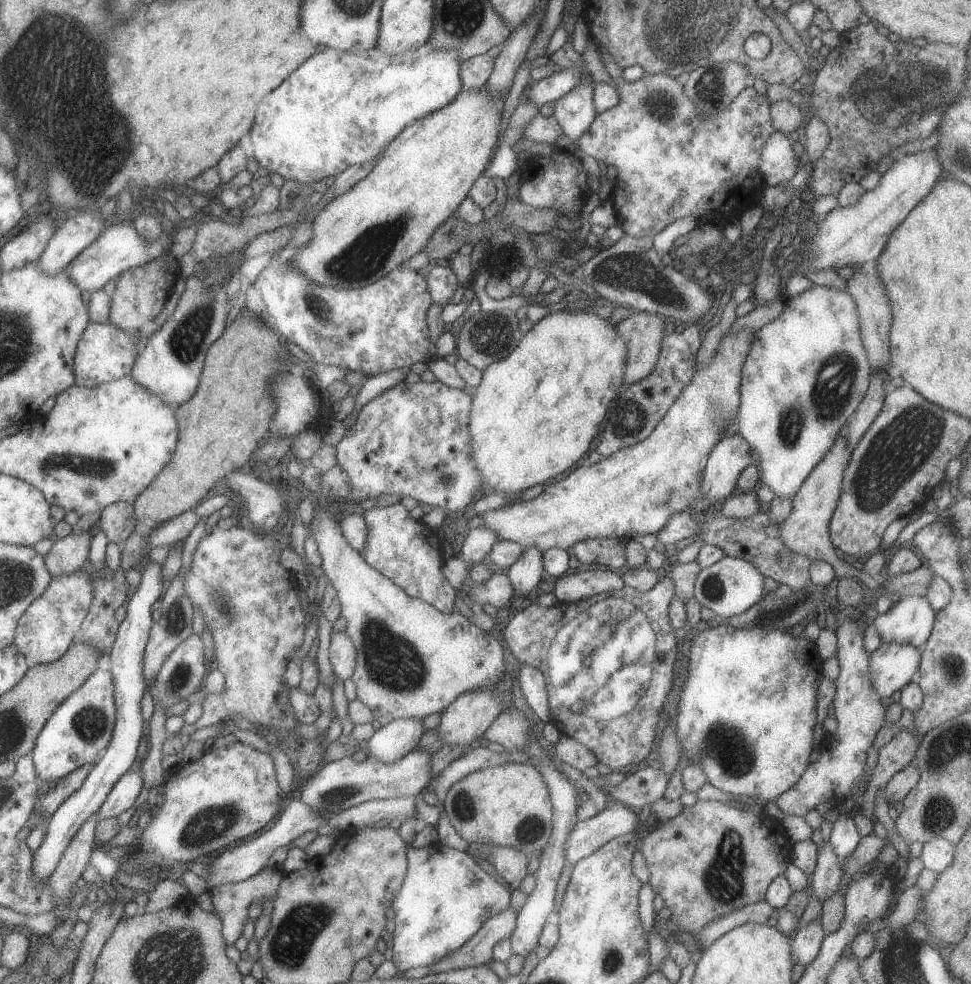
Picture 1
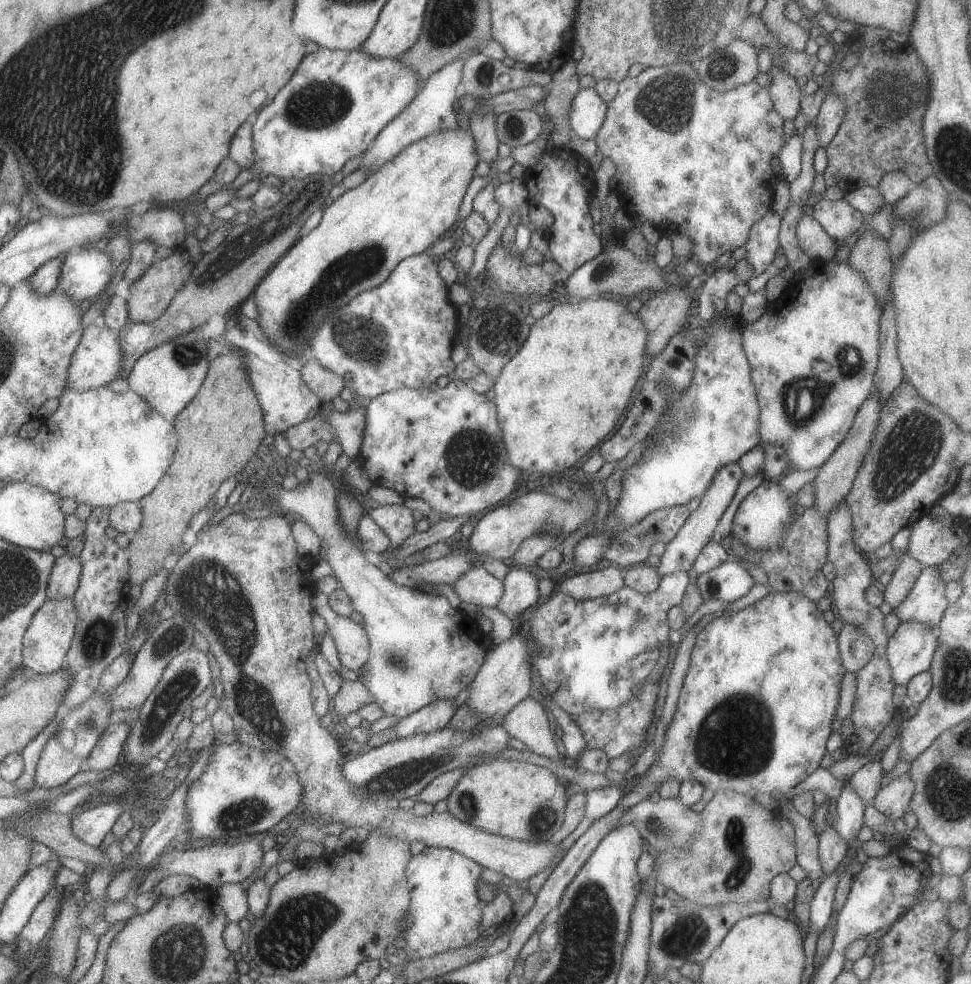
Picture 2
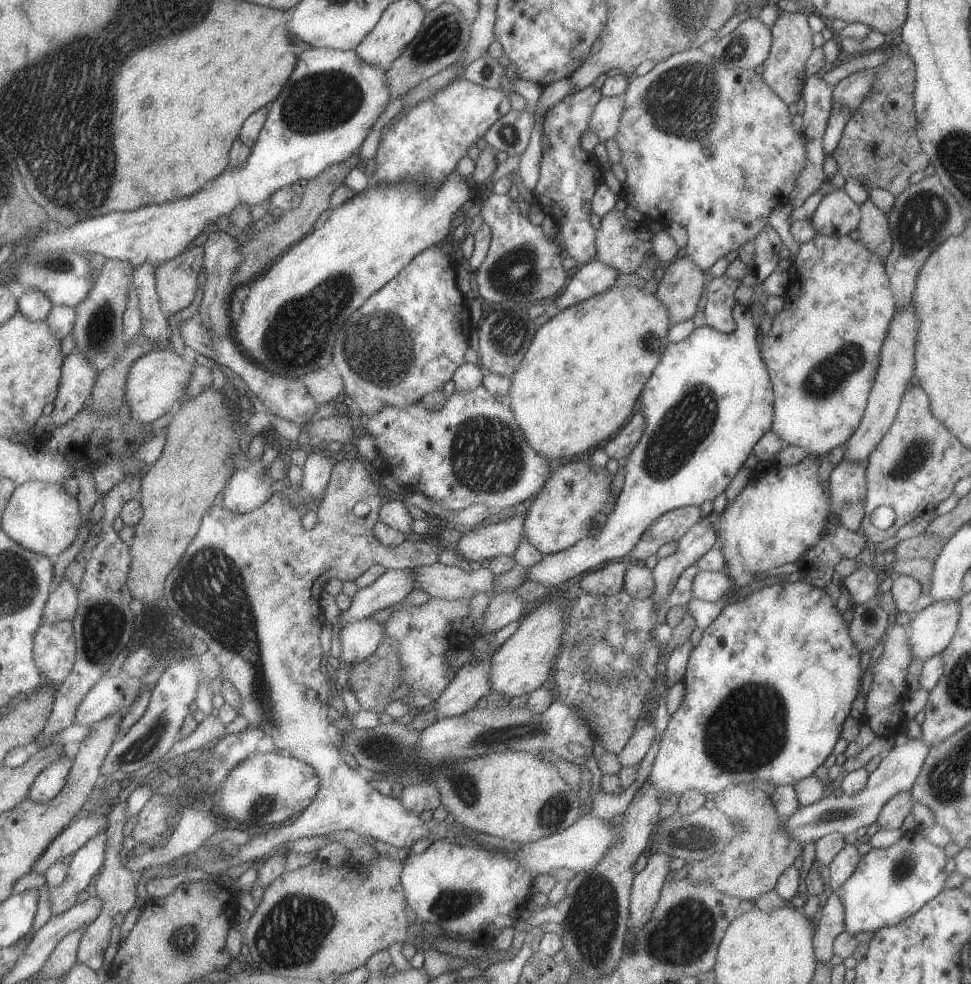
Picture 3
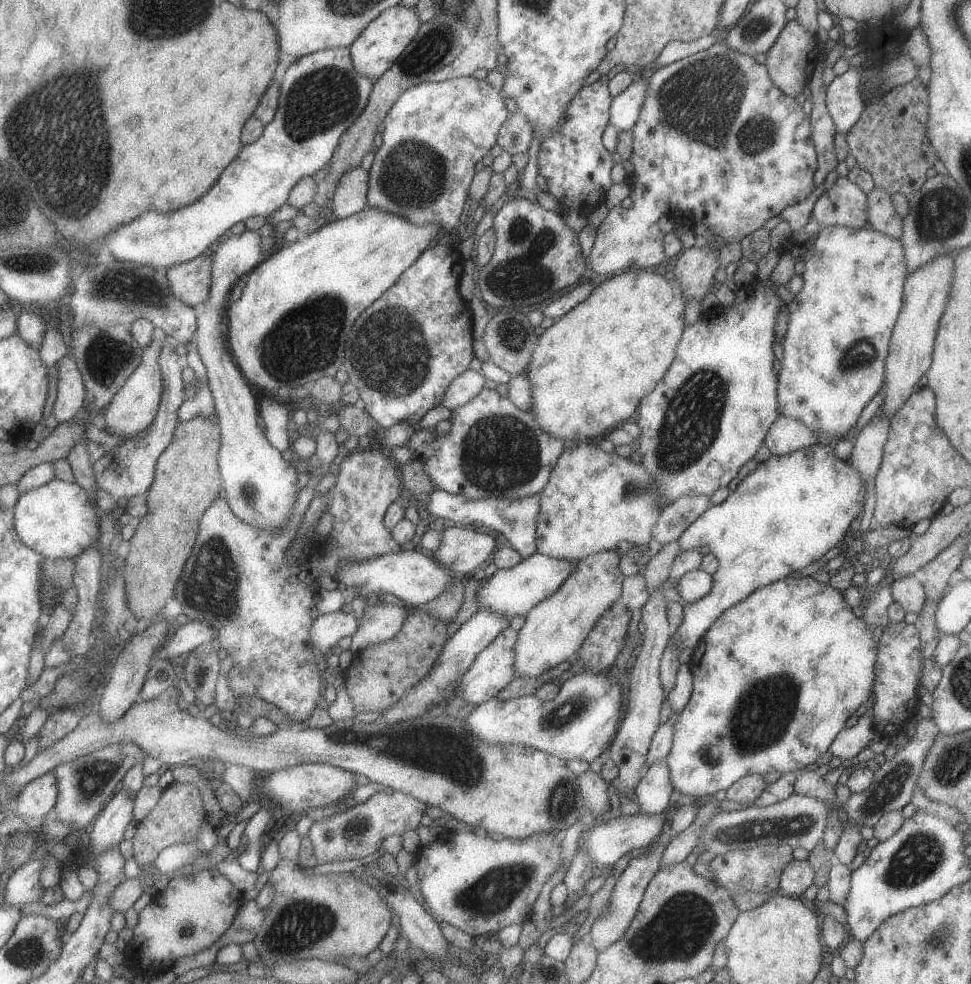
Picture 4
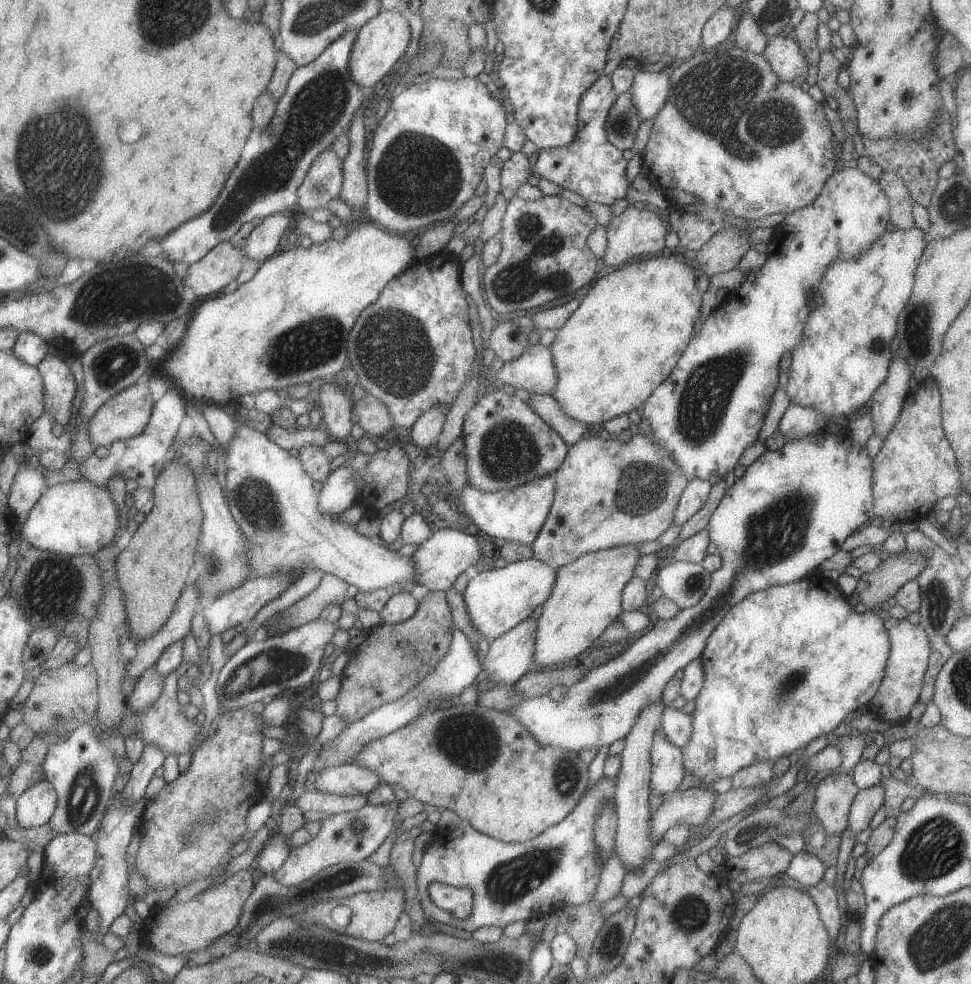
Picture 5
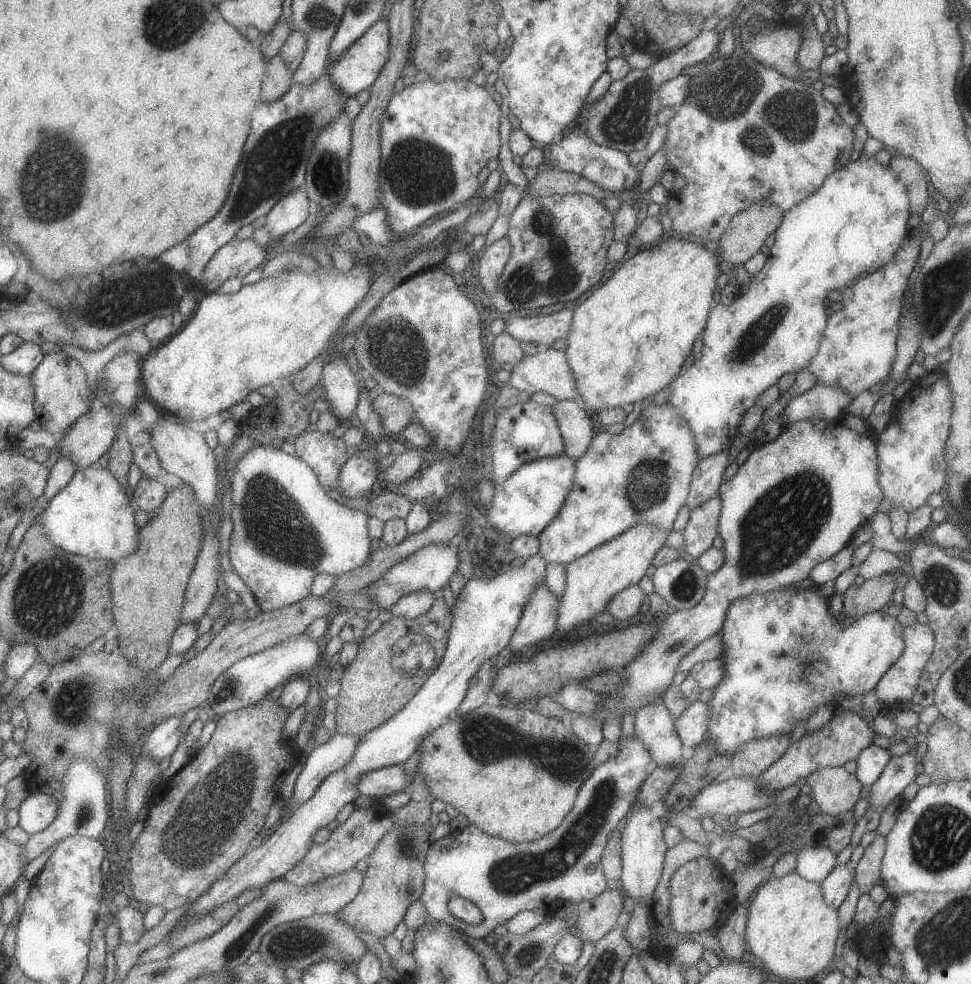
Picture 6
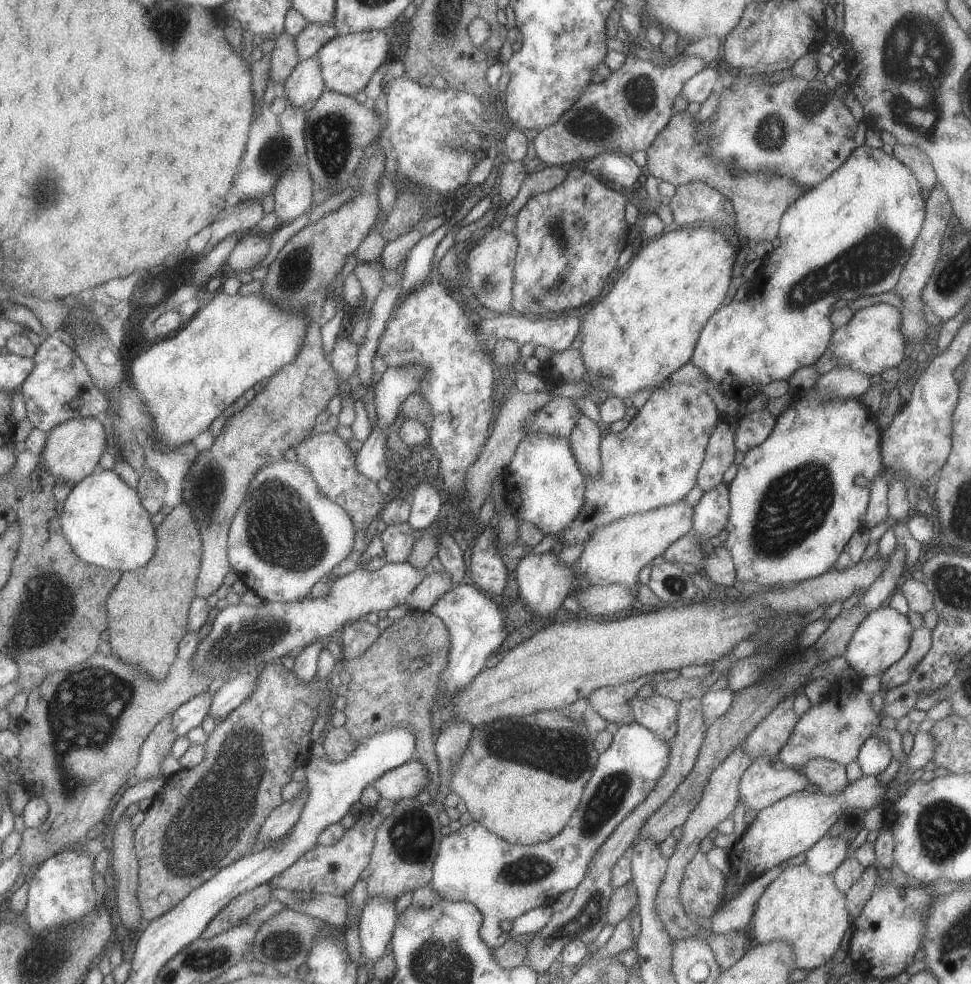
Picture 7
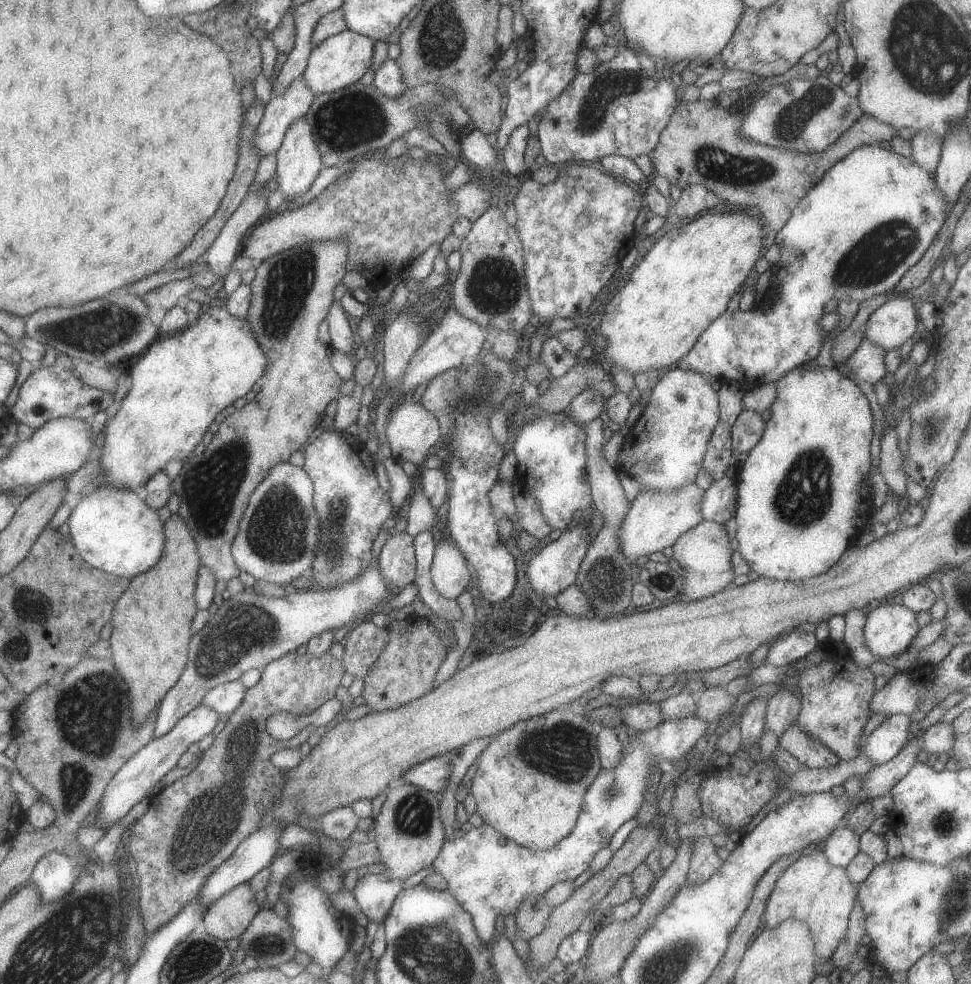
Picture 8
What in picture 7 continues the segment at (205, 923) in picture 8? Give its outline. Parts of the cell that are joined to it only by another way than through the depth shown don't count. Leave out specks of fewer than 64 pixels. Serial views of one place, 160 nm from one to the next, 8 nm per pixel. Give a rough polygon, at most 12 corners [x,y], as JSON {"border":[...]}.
{"border":[[268,883],[238,894],[201,937],[236,928],[273,899]]}

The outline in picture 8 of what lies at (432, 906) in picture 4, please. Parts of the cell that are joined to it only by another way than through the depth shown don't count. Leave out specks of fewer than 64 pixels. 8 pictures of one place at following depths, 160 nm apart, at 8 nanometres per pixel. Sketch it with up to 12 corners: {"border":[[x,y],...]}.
{"border":[[709,725],[636,731],[588,787],[574,830],[533,851],[488,824],[432,865],[492,946],[496,917],[589,870],[643,805],[658,765]]}

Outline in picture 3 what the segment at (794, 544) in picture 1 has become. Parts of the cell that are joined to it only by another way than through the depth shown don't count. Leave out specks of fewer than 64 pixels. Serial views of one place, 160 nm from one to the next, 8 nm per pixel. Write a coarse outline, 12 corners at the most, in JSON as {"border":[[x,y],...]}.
{"border":[[896,309],[846,457],[863,461],[915,375],[917,310]]}

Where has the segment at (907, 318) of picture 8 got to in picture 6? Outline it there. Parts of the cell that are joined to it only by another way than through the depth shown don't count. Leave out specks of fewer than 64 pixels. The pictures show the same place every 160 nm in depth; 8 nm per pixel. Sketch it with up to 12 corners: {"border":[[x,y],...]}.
{"border":[[920,247],[842,289],[806,368],[855,398],[886,383]]}

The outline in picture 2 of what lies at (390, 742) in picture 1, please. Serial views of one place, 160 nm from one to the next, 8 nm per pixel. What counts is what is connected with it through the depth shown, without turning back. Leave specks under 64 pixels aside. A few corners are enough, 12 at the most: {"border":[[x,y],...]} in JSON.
{"border":[[438,699],[401,718],[398,737],[431,733],[448,727],[459,706]]}

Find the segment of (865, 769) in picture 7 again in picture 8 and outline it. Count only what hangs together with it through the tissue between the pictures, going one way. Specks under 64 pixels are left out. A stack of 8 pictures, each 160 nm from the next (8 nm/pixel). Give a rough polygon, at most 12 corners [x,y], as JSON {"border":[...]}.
{"border":[[910,715],[886,717],[862,748],[875,766],[888,762],[912,737]]}

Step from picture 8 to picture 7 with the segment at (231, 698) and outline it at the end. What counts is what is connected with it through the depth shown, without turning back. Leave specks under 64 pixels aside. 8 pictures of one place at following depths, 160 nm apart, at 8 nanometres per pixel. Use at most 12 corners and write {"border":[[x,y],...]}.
{"border":[[209,688],[175,712],[175,729],[186,736],[207,718]]}

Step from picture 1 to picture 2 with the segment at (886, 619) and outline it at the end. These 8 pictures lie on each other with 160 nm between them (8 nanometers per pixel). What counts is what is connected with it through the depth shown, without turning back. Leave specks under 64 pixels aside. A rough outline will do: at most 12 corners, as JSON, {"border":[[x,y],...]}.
{"border":[[940,563],[923,567],[906,600],[901,622],[938,626],[950,604]]}

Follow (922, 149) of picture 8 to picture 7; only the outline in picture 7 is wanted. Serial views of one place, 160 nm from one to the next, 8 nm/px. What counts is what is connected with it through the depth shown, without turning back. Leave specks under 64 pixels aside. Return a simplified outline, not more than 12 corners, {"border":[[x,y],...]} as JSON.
{"border":[[897,142],[893,155],[914,173],[925,195],[937,185],[923,150]]}

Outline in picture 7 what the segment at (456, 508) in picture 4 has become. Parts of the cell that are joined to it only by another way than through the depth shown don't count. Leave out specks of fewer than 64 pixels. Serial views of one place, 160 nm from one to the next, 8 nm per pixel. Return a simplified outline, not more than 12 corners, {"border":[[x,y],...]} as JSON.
{"border":[[532,433],[503,476],[518,522],[562,534],[585,476],[569,436]]}

